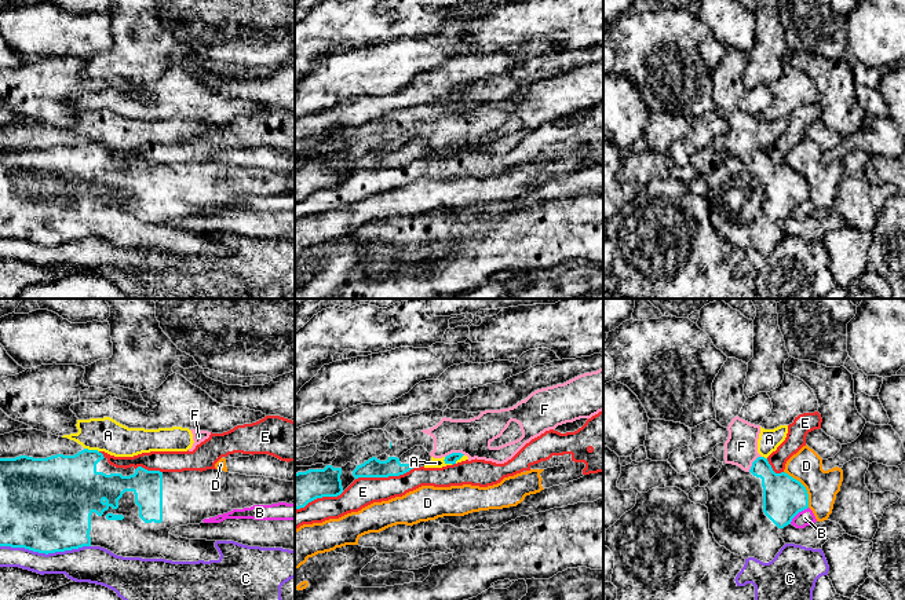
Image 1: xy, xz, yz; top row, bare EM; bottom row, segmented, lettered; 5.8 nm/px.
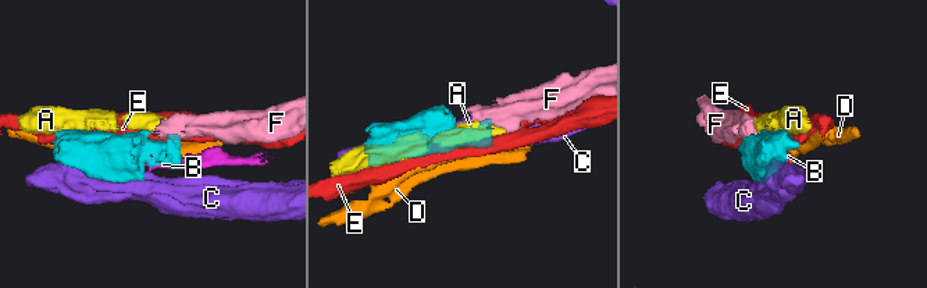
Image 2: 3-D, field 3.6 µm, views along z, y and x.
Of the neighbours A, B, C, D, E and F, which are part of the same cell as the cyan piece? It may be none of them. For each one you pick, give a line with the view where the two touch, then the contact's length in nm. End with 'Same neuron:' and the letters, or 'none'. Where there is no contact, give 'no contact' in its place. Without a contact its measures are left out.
Same neuron: none

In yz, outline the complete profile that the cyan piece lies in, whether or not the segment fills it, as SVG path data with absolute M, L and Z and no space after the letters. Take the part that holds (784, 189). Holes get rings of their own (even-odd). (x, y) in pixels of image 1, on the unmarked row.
M758 149L748 164L723 154L705 182L709 222L715 233L734 246L755 249L763 255L771 253L785 237L778 222L791 216L799 204L809 200L806 179L785 164L776 165L764 149Z

